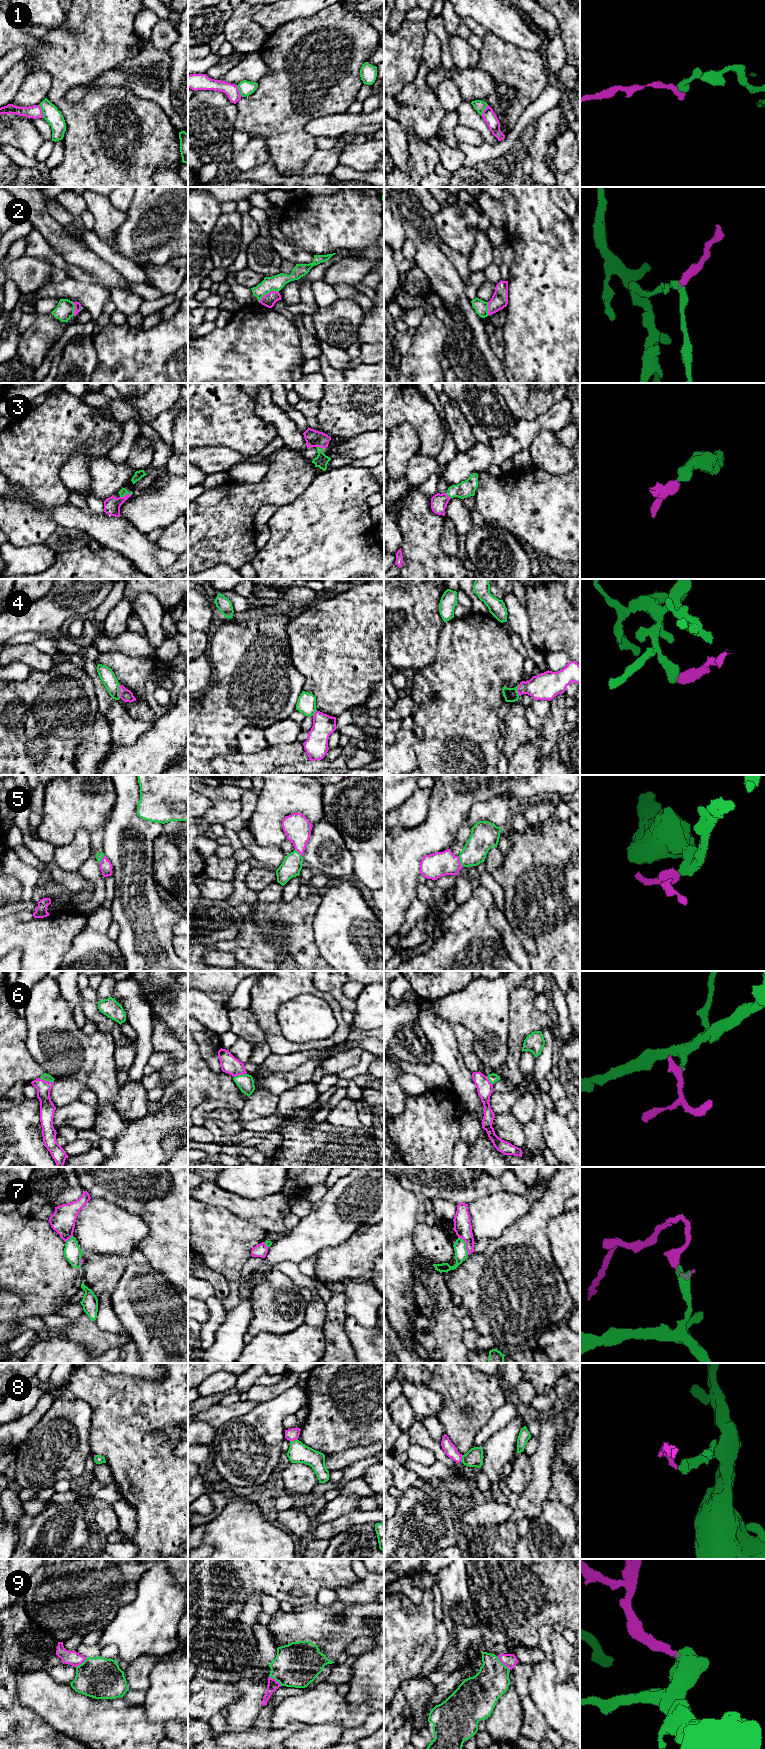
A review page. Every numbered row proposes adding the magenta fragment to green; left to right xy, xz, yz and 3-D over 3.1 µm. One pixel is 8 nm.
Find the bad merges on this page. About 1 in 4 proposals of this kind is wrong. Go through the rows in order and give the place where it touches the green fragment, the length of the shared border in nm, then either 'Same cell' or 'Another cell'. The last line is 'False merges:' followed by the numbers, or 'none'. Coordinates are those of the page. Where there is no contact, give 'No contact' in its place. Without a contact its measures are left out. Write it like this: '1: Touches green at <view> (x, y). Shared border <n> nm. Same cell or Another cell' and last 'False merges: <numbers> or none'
1: Touches green at xy (42, 111). Shared border 110 nm. Another cell
2: Touches green at xz (268, 292). Shared border 190 nm. Another cell
3: Touches green at xz (319, 447). Shared border 60 nm. Same cell
4: Touches green at xy (118, 691). Shared border 100 nm. Another cell
5: Touches green at xz (299, 853). Shared border 80 nm. Same cell
6: Touches green at xy (46, 1080). Shared border 120 nm. Same cell
7: Touches green at yz (465, 1245). Shared border 170 nm. Another cell
8: Touches green at xz (294, 1440). Shared border 70 nm. Same cell
9: Touches green at yz (502, 1663). Shared border 160 nm. Same cell
False merges: 1, 2, 4, 7

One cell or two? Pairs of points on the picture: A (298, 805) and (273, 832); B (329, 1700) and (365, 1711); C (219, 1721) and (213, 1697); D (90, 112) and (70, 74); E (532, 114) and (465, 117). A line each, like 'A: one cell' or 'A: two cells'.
A: one cell
B: one cell
C: two cells
D: one cell
E: two cells

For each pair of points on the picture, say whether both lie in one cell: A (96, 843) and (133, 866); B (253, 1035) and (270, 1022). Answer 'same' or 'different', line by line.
A: different
B: different

